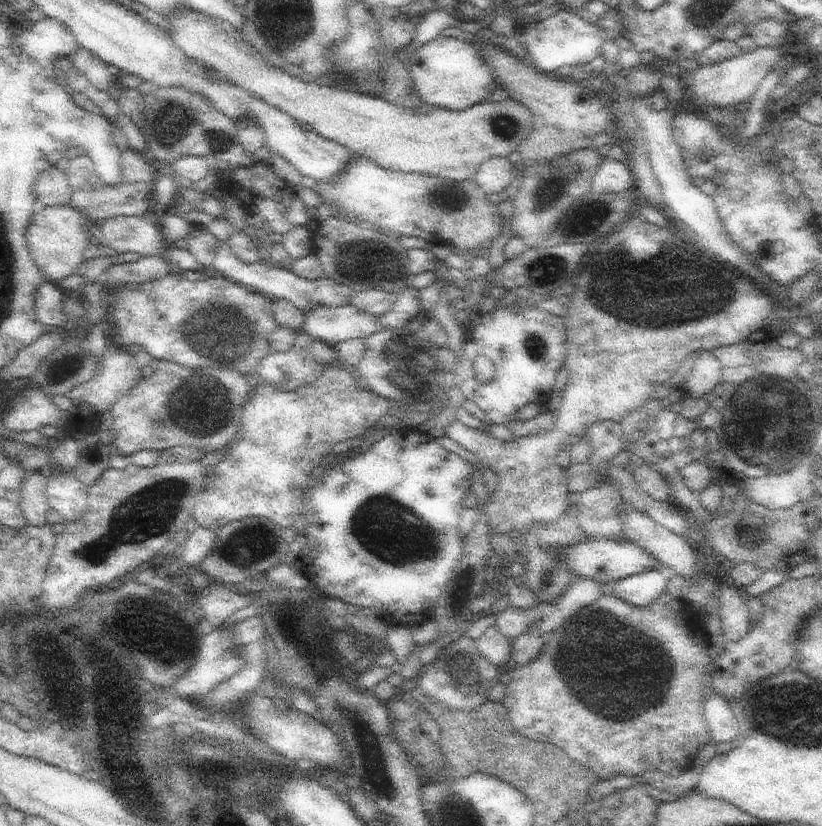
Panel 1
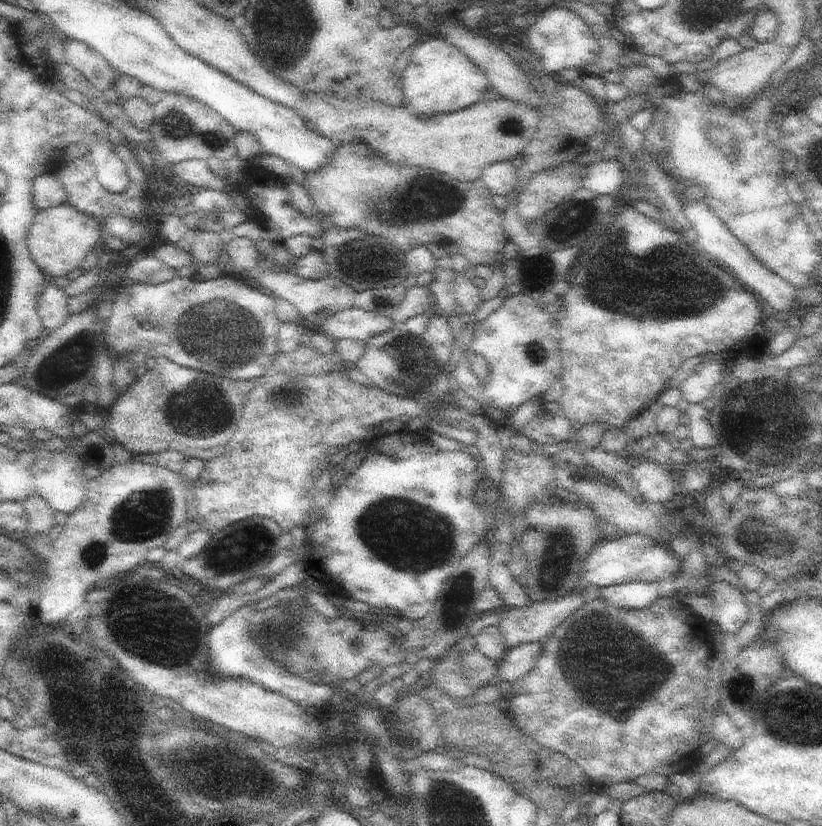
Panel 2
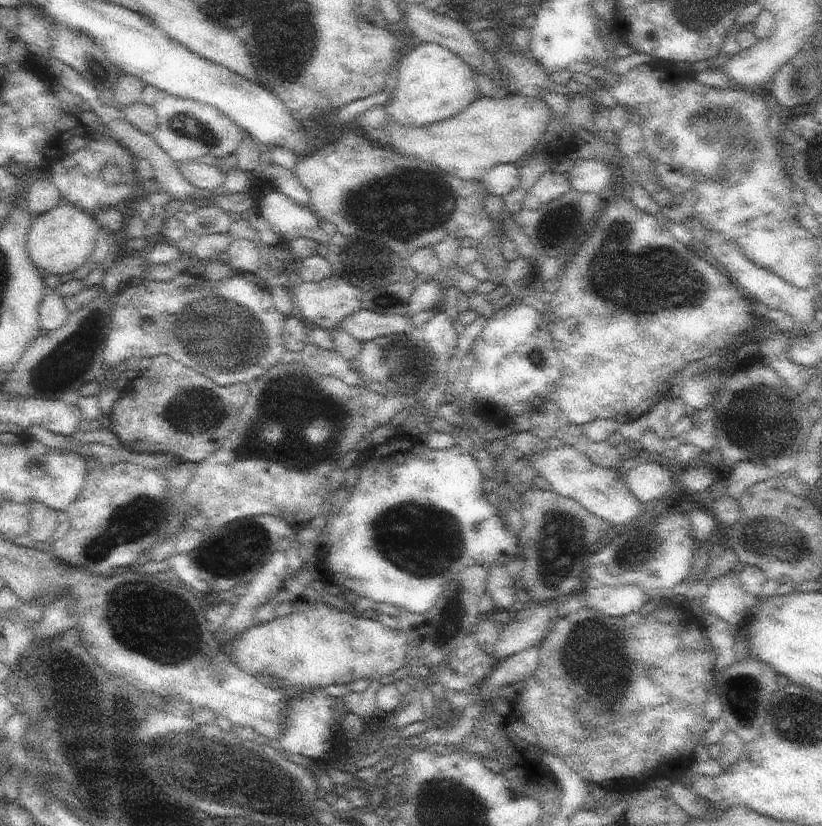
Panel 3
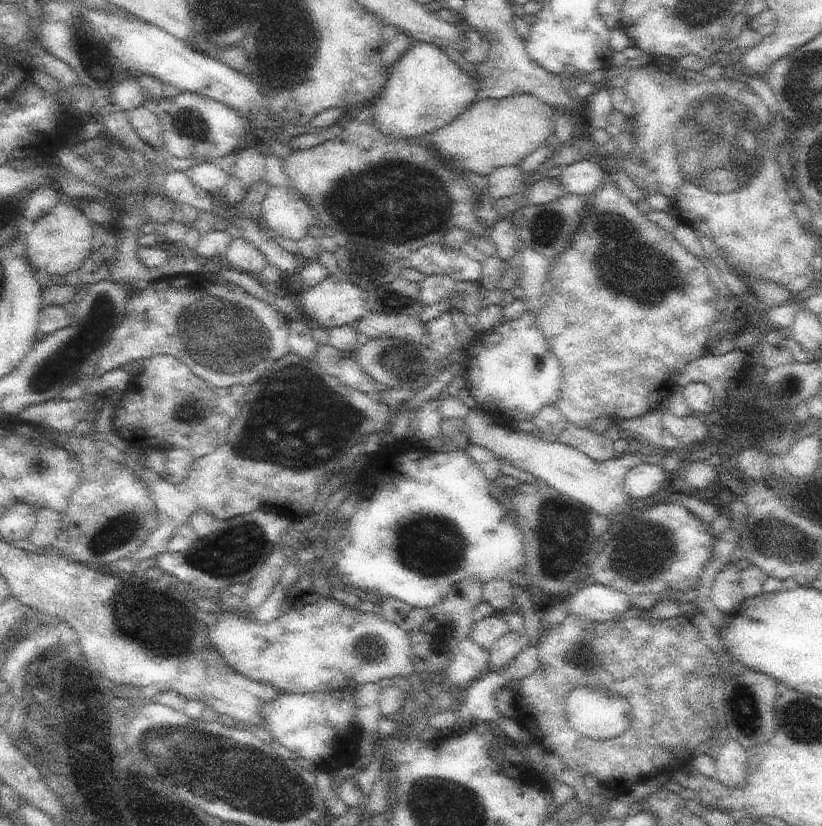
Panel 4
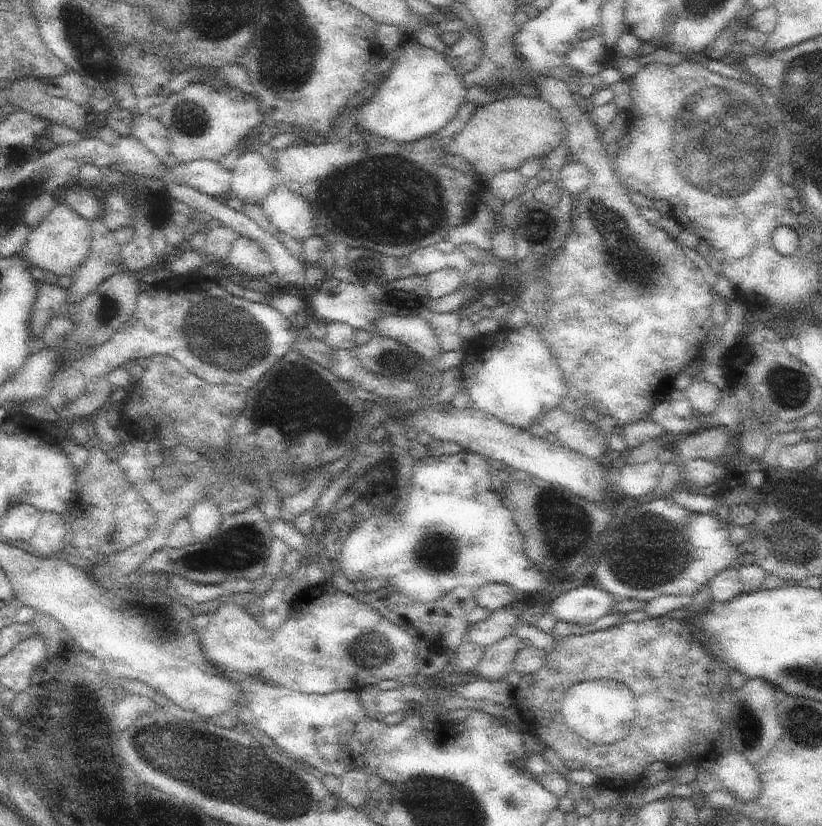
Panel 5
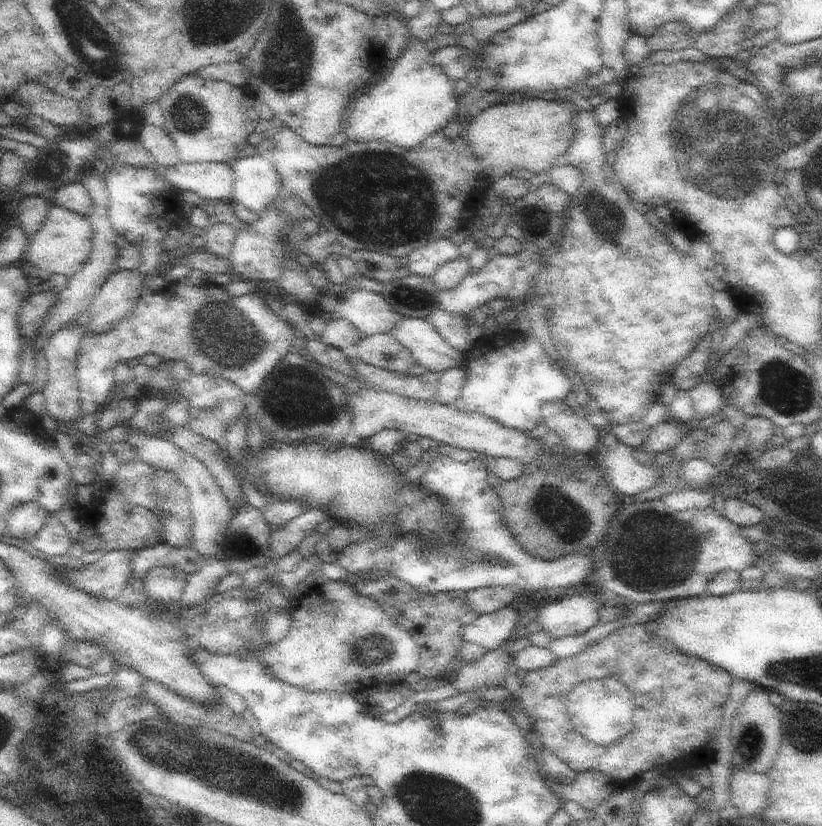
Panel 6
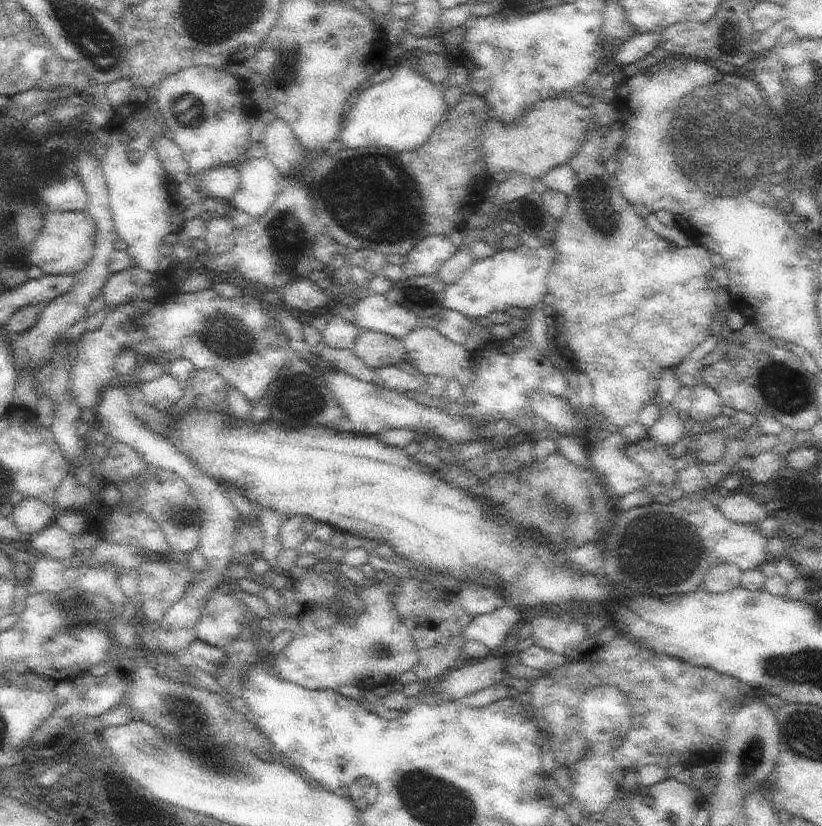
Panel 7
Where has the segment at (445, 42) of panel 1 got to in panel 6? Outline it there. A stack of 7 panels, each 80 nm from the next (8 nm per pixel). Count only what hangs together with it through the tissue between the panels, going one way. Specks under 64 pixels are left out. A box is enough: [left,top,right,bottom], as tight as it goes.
[342,35,458,148]

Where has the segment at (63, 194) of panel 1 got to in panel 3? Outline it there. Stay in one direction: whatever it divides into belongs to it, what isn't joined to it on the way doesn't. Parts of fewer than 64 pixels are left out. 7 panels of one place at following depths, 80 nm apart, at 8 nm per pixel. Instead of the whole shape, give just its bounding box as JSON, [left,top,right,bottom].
[27,178,62,218]

